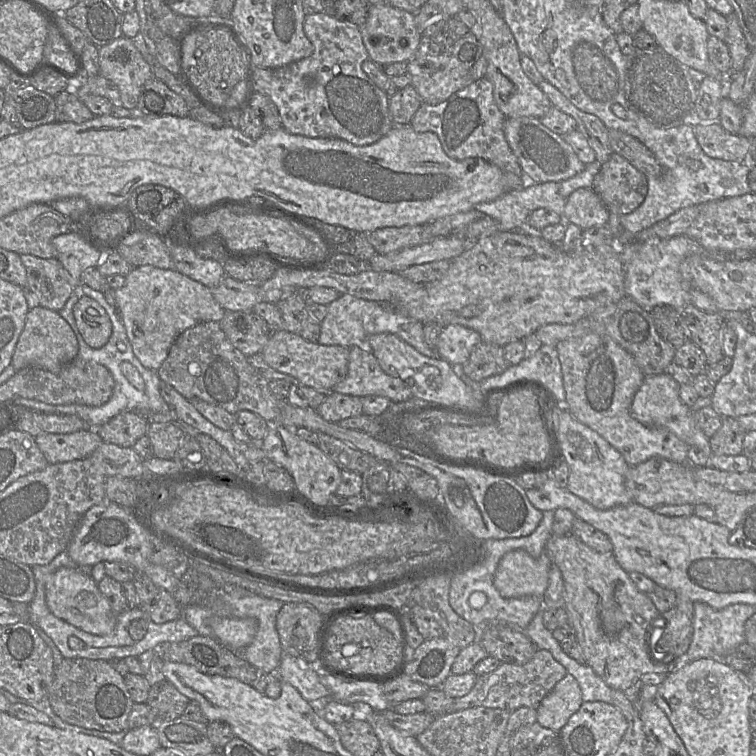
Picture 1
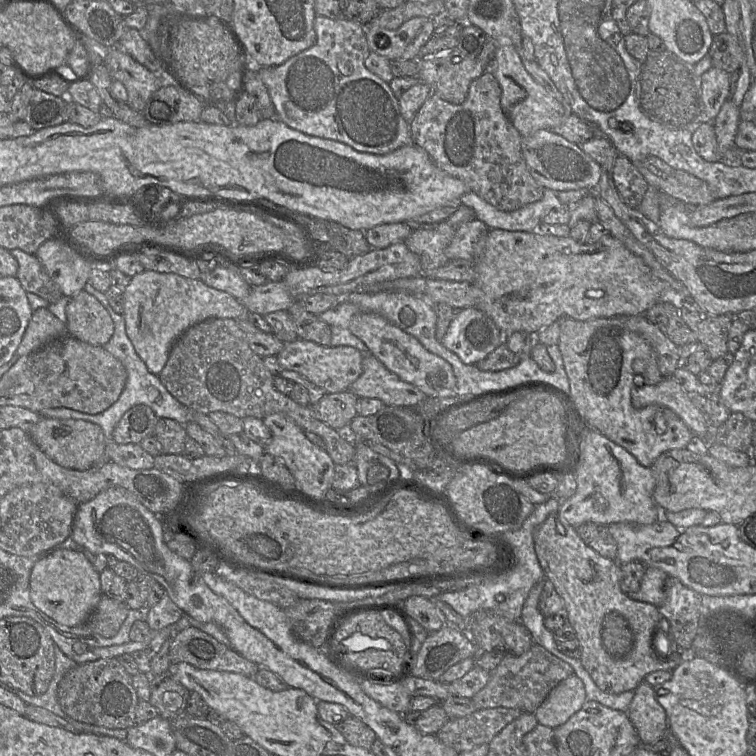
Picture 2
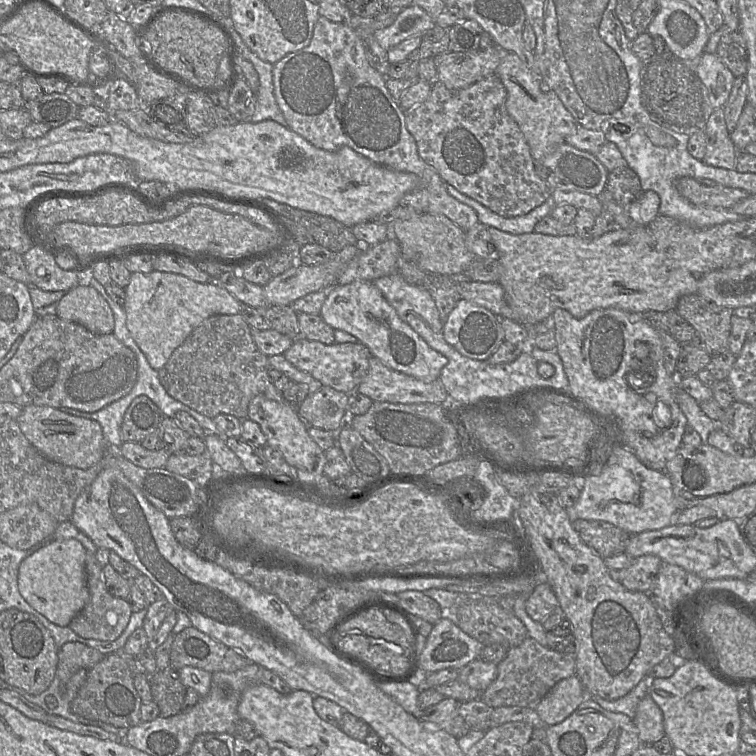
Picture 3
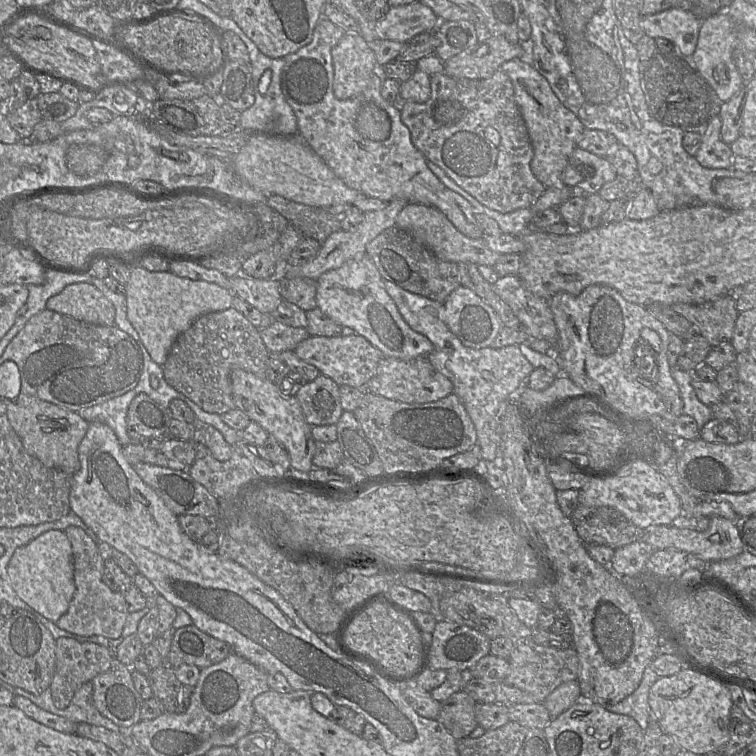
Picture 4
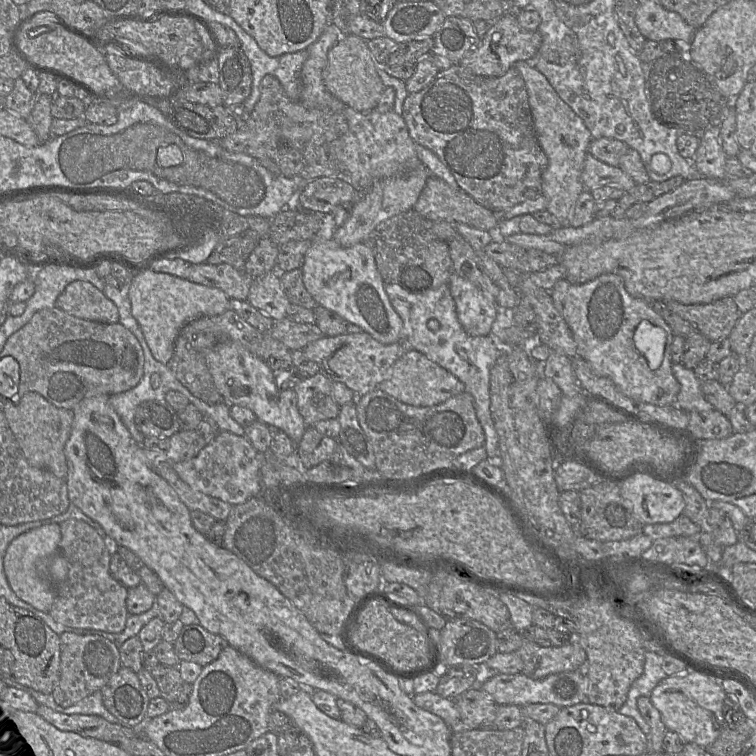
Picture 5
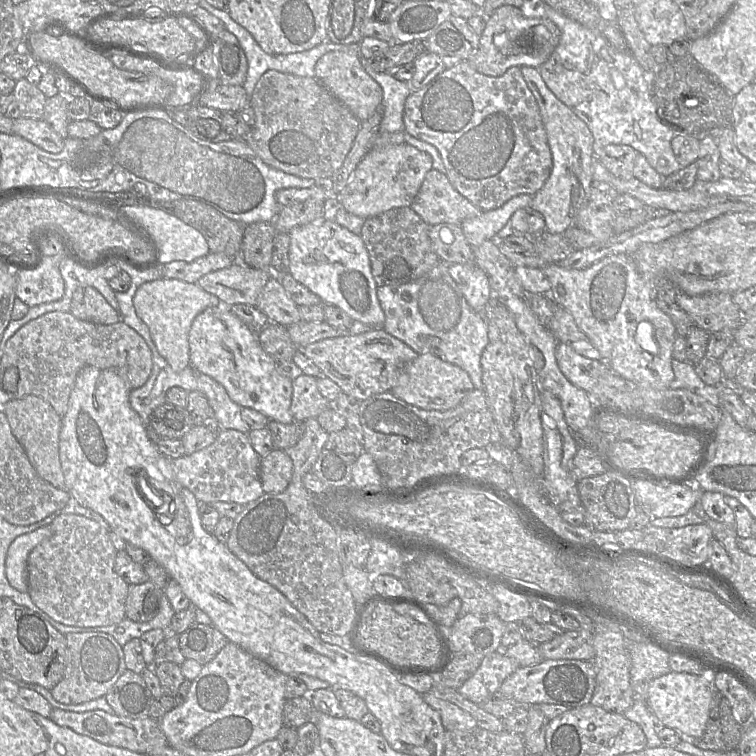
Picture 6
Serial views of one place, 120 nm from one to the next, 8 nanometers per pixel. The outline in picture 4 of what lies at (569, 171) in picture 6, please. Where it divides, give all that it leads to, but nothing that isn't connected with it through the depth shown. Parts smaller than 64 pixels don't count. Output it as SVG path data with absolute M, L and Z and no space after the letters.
M527 57L514 58L504 62L500 69L512 81L515 101L526 124L534 156L531 161L531 170L534 176L546 187L562 189L562 173L568 164L568 159L583 131L584 125L578 117L567 109L558 99L542 76L530 63Z

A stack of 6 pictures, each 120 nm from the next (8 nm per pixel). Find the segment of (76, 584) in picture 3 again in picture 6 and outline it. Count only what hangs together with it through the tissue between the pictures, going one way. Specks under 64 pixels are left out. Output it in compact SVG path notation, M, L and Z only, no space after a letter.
M51 525L18 536L10 544L6 555L5 574L9 584L22 593L28 592L27 560L30 552L52 535Z

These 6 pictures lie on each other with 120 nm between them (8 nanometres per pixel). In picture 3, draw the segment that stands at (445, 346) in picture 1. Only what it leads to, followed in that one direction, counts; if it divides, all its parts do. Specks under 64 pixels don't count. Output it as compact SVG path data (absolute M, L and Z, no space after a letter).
M459 299L448 315L442 333L445 341L461 355L479 361L487 360L504 341L501 318L488 309L464 299Z

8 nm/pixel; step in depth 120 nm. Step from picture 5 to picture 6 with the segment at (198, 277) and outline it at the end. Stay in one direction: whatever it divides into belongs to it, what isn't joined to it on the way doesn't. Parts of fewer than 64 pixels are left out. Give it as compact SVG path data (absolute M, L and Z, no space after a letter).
M235 260L227 268L204 275L197 284L217 296L223 305L256 306L258 296L270 277L268 269L253 268Z

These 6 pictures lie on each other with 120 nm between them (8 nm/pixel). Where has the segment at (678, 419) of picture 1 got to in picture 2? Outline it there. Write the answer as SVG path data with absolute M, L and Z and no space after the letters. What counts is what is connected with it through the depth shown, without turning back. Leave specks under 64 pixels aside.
M664 377L655 385L633 388L631 402L636 409L649 405L669 408L688 426L694 435L706 438L709 420L695 407L688 393L673 377Z

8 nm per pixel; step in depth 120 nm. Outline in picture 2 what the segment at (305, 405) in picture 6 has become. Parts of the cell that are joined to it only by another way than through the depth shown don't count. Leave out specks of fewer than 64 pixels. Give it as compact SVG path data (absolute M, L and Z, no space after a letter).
M350 390L325 393L315 404L309 405L313 416L337 430L345 427L357 414L358 397Z

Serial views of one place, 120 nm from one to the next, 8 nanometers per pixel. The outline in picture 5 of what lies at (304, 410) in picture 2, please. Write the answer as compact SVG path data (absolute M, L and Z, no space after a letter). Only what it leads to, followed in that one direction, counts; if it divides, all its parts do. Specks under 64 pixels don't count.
M229 309L216 316L205 316L186 324L174 344L174 352L167 363L175 377L196 397L214 405L224 401L217 390L206 364L207 350L222 341L237 341L251 353L263 359L263 333L242 319L234 310Z

